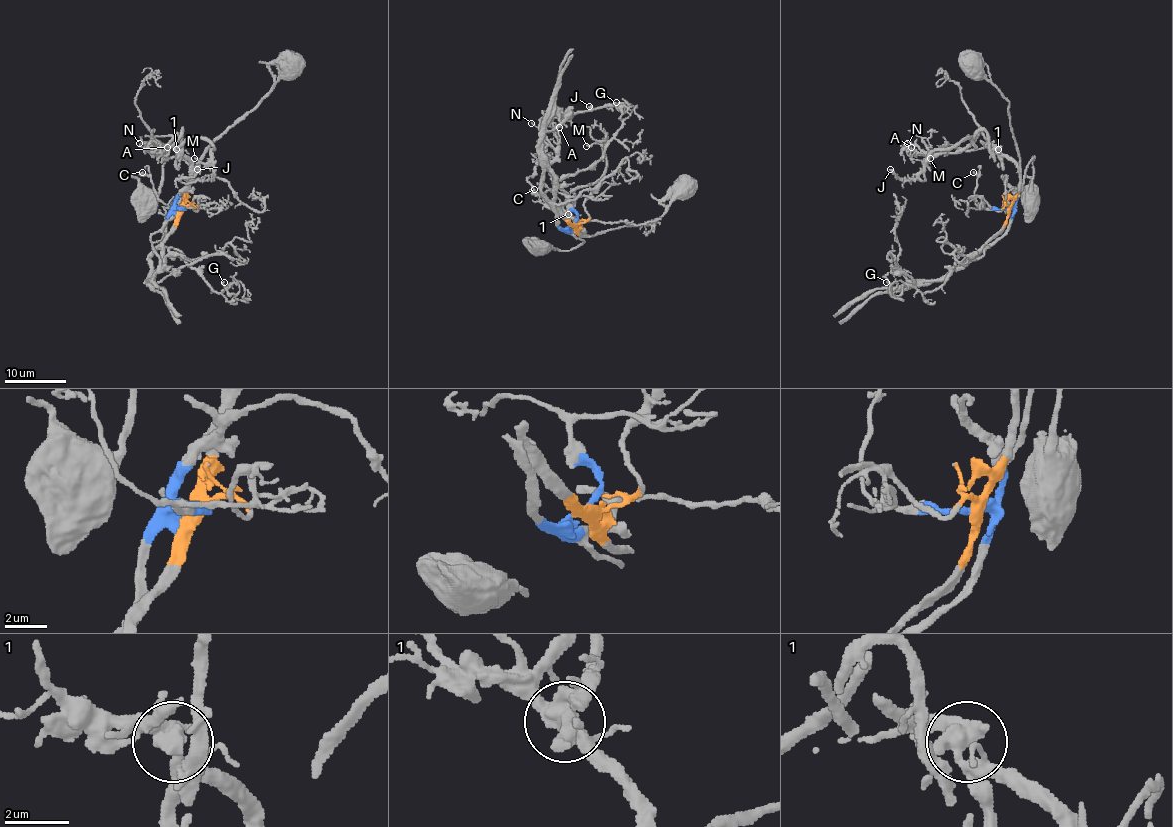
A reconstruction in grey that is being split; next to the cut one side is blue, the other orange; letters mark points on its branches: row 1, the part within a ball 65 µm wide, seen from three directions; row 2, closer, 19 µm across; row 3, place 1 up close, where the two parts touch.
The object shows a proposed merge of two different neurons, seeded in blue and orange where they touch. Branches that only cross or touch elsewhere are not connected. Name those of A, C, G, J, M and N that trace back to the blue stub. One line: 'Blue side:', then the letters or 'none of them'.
Blue side: A, C, N

